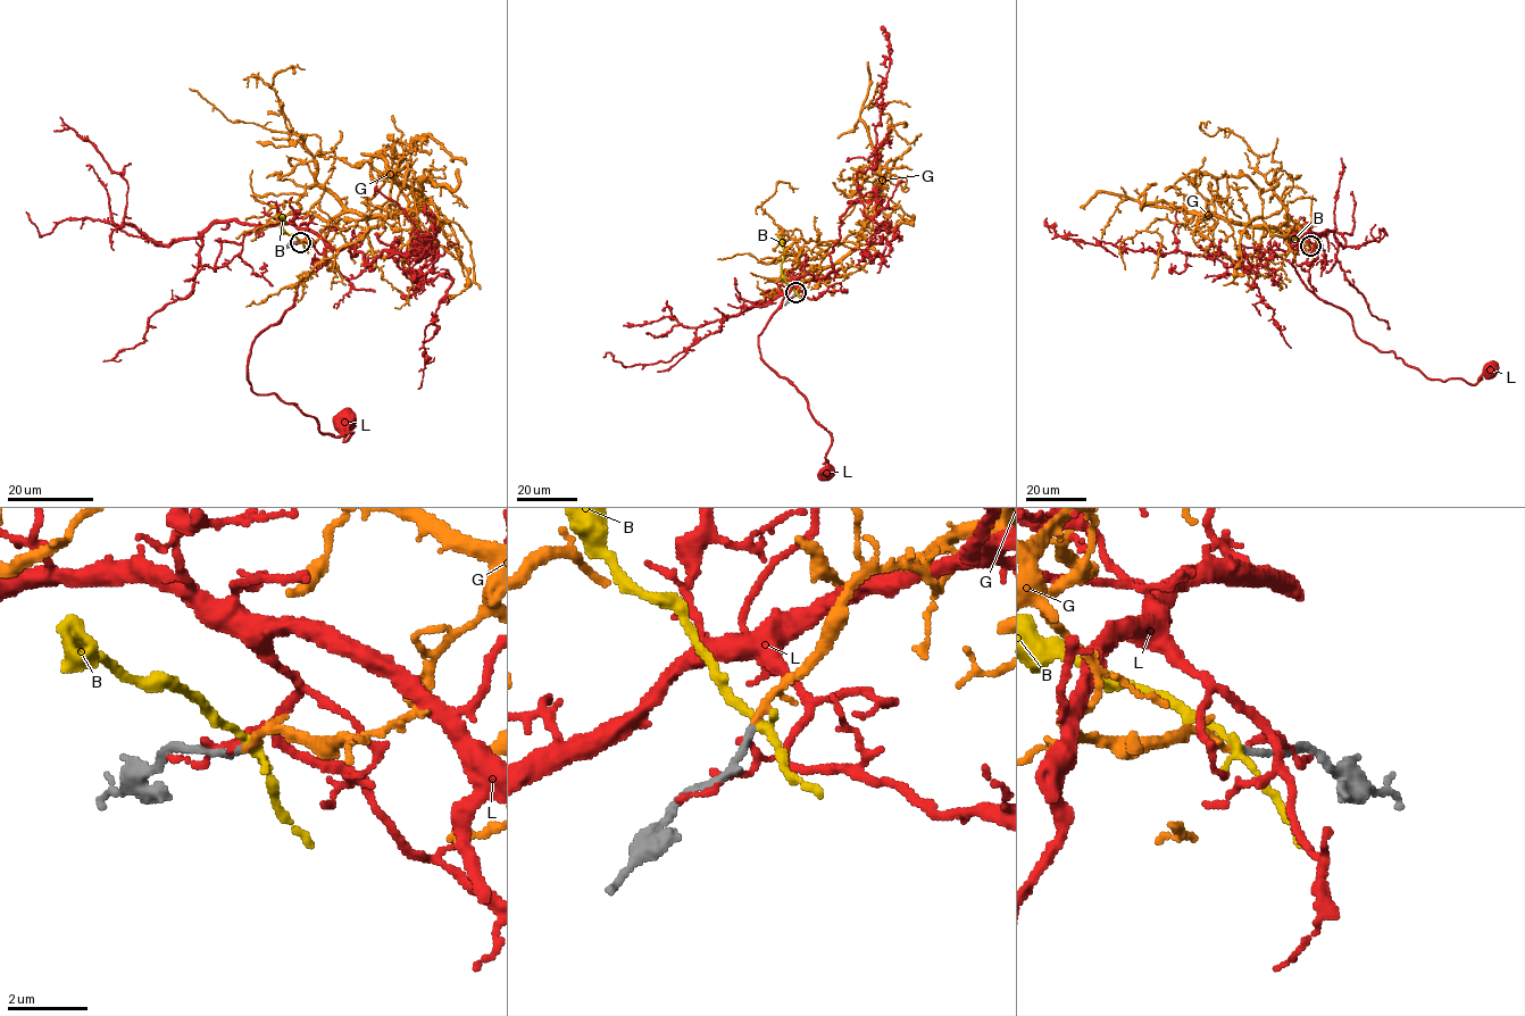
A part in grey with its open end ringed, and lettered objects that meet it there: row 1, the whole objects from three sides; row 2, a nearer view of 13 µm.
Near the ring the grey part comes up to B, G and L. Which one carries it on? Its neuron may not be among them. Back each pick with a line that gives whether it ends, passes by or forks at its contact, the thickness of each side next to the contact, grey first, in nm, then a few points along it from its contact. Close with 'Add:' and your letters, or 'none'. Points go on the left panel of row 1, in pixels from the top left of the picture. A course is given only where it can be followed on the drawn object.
G: It passes by. Thickness 180 nm (grey) against 120 nm. Its course: (300, 242), (342, 213), (402, 214), (423, 197), (414, 210), (431, 203), (440, 219), (424, 234), (465, 276)
Add: G

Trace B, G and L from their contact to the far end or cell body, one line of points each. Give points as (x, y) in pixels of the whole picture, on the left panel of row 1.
B: (300, 242), (281, 227), (285, 221), (274, 217)
G: (300, 242), (342, 213), (402, 214), (423, 197), (414, 210), (431, 203), (440, 219), (424, 234), (465, 276)
L: (299, 242), (314, 232), (326, 259), (253, 340), (248, 379), (321, 432), (352, 432), (343, 441), (346, 419)

